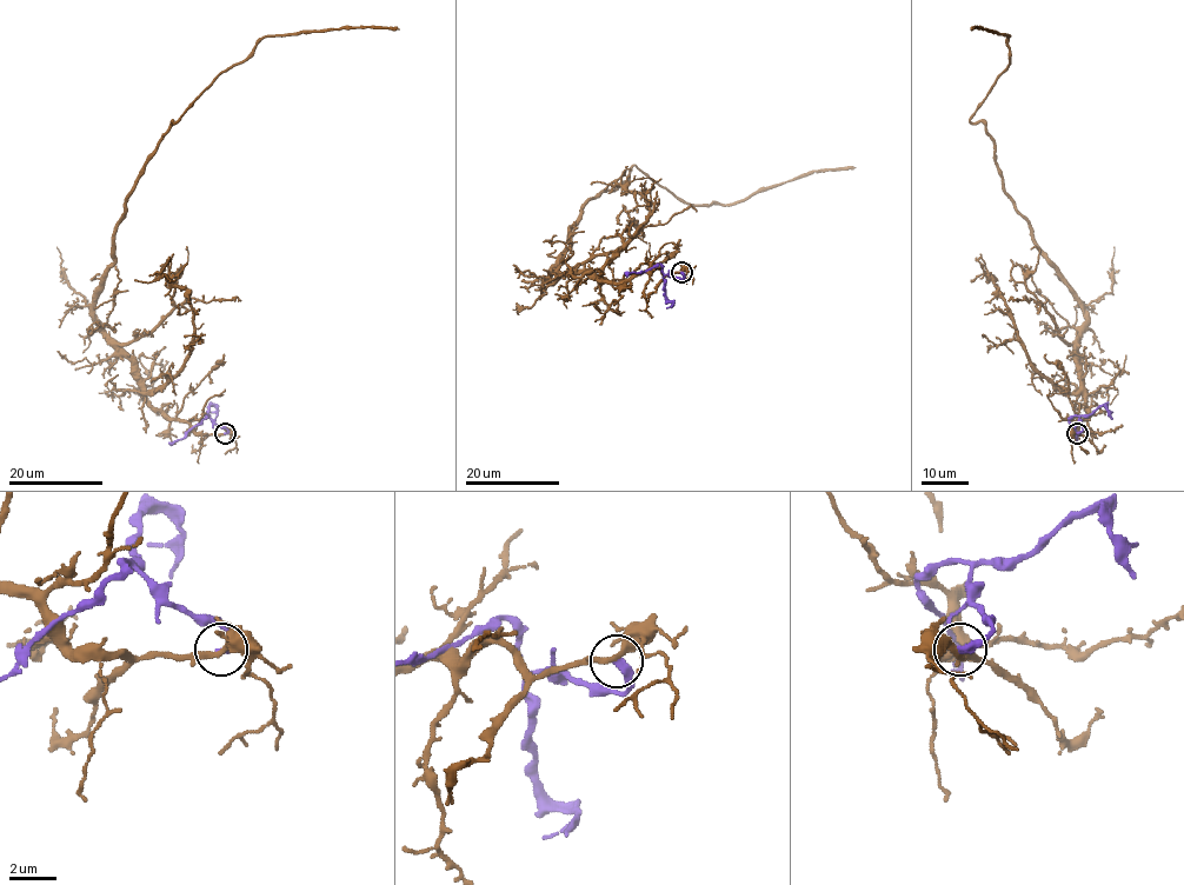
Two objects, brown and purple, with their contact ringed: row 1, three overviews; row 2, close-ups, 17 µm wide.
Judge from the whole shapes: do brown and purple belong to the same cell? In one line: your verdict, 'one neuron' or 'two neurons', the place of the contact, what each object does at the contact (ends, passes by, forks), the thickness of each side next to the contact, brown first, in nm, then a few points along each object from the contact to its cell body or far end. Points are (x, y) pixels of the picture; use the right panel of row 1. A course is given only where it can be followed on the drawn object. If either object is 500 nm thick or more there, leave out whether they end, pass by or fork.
two neurons; at (1077, 433); brown passes by; purple ends there; 320 nm thick on the brown side, 360 nm on the other; brown runs (1077, 432), (1086, 319), (970, 119), (1009, 66), (1009, 35), (971, 28); purple runs (1077, 432), (1084, 427), (1079, 418), (1072, 417), (1069, 423), (1079, 444)

